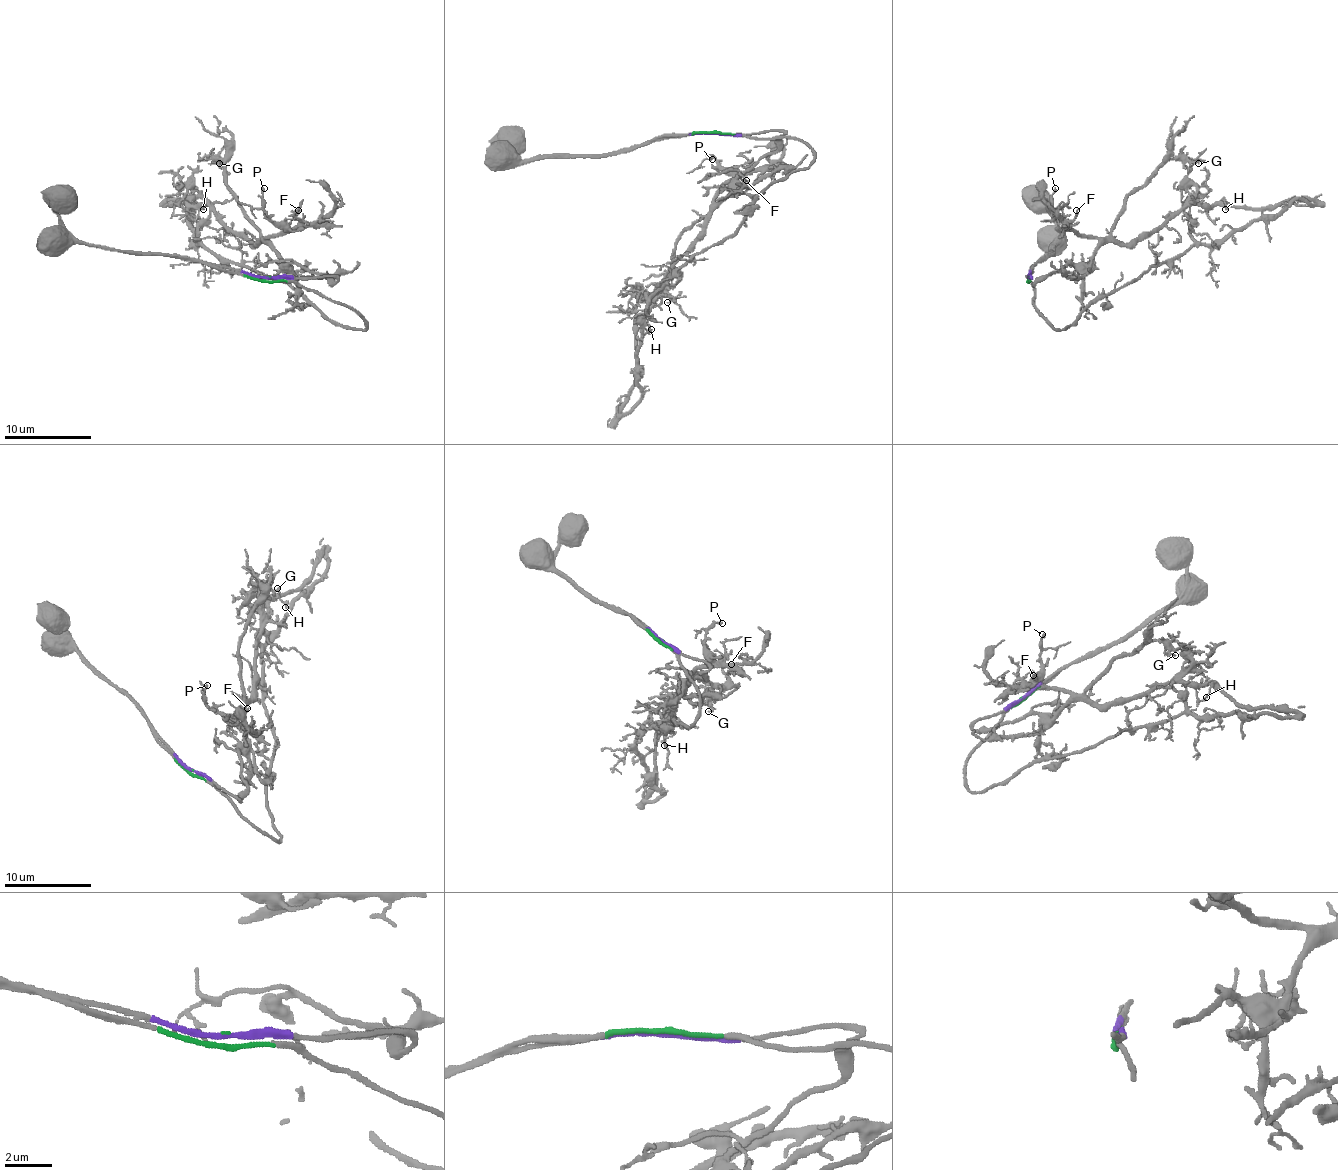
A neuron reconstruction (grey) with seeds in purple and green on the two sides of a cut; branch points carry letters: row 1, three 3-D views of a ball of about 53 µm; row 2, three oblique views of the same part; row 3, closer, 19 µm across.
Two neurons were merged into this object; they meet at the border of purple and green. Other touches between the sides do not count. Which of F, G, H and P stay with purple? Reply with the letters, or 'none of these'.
F, G, H, P

